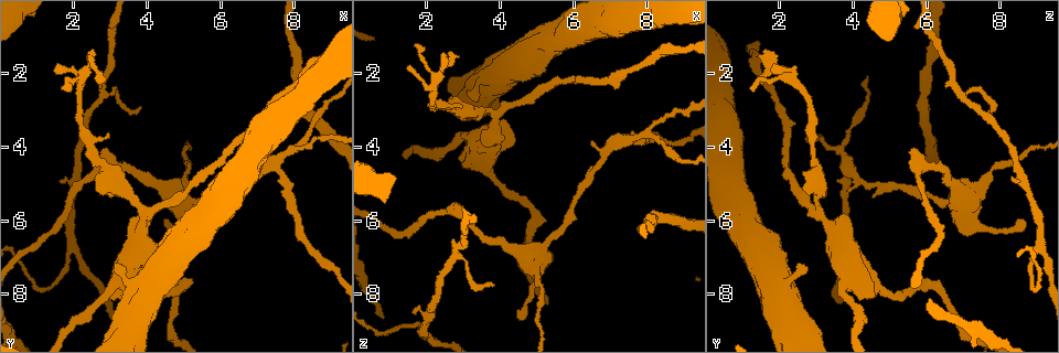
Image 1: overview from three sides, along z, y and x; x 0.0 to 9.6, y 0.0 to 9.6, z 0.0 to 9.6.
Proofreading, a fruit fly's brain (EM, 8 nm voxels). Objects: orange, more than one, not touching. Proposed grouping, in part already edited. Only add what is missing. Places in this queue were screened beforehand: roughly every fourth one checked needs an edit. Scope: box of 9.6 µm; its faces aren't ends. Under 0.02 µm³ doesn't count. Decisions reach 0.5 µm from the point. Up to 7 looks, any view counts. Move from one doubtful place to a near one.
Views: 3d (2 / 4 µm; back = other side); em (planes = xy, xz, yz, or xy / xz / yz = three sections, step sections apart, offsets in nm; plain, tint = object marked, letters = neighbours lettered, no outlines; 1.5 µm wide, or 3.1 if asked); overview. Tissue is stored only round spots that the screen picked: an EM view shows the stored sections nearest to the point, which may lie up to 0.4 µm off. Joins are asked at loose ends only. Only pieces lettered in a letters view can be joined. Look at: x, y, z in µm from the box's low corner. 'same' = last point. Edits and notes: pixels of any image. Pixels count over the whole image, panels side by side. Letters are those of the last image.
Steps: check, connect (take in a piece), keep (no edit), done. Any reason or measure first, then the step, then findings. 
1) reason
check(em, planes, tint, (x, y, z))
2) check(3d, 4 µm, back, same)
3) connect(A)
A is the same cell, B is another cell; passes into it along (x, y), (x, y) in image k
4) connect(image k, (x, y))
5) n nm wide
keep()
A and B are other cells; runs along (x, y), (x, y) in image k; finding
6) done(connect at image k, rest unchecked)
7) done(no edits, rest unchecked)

free end
check(3d, 2 µm, (6.40, 5.15, 3.90))

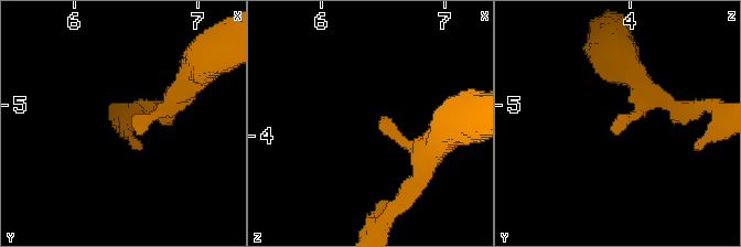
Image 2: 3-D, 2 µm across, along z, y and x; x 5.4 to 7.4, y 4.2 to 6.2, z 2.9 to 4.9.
arms of 160, 240 nm; shape alone is not enough
check(em, planes, plain, (6.46, 5.12, 3.92))

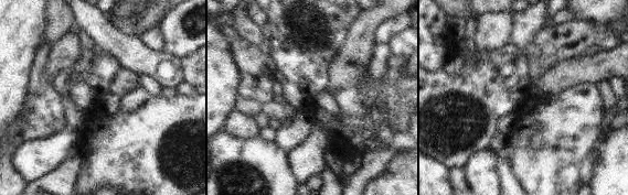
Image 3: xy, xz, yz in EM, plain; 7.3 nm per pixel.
check(em, planes, letters, same)

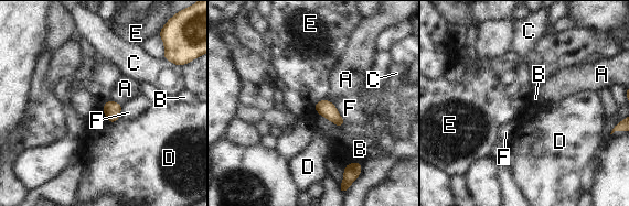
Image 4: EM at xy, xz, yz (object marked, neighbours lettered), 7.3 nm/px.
keep()
A, B, C, D, E and F are other cells; border along (327, 98), (320, 99), (313, 106) in image 4; no lettered piece goes on from it

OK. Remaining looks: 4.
branch stops here
check(3d, 4 µm, (3.75, 2.95, 7.80))

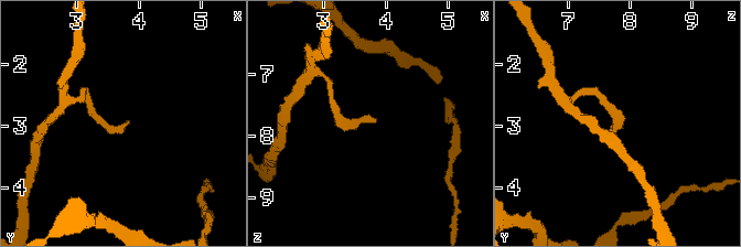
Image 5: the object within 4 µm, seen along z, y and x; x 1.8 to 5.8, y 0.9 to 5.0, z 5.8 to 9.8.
check(em, 3.1 µm, planes, plain, (3.80, 2.90, 7.80))

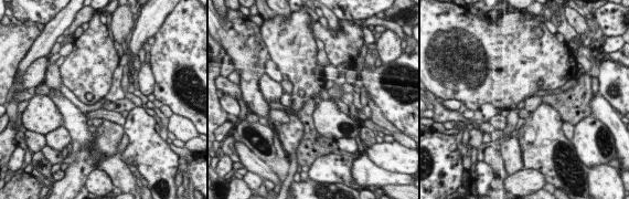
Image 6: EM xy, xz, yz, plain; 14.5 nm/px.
check(em, 3.1 µm, planes, letters, same)

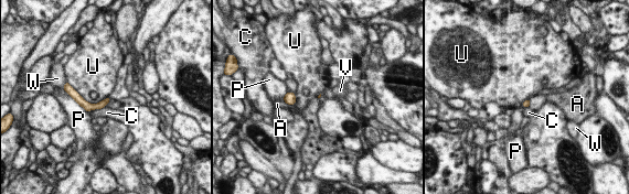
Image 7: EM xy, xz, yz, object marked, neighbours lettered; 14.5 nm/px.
U touches over 550 nm
keep()
A, C, P, U, V and W are other cells; runs along (74, 95), (87, 106), (105, 101) in image 7; none of them fits

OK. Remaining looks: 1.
an open end
check(em, planes, letters, (4.60, 6.10, 8.75))

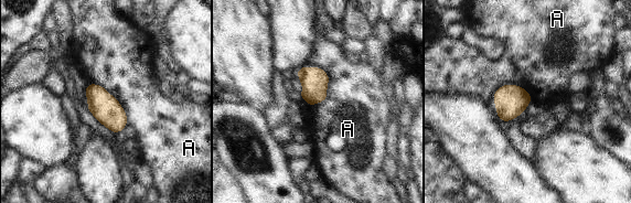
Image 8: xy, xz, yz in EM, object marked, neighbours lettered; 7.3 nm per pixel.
keep()
A is another cell; none of them fits

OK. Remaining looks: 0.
done(no edits, rest unchecked)

